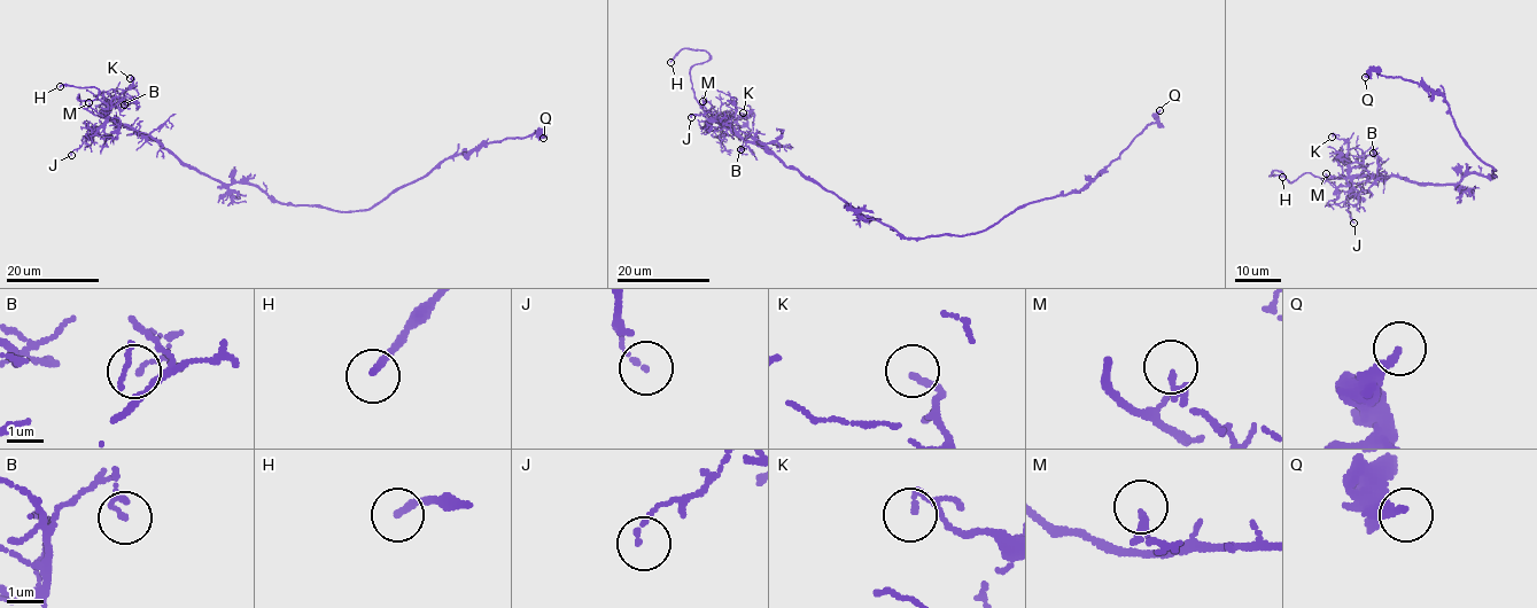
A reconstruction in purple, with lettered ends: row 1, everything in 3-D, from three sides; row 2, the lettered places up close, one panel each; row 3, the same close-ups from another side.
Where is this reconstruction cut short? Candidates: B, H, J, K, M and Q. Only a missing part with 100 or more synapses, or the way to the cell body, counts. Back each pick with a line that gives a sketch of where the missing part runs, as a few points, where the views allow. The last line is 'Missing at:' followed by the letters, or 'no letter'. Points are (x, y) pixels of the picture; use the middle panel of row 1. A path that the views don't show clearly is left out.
Missing at: H

